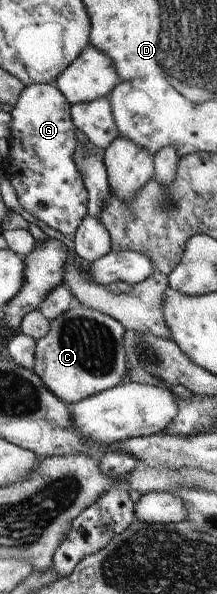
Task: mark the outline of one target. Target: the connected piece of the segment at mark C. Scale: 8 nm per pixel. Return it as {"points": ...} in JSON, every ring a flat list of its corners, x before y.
{"points":[[74,304,50,325,50,332,36,340,33,371,47,388,68,405,113,389,126,381,129,359,125,349,125,330,116,318]]}

